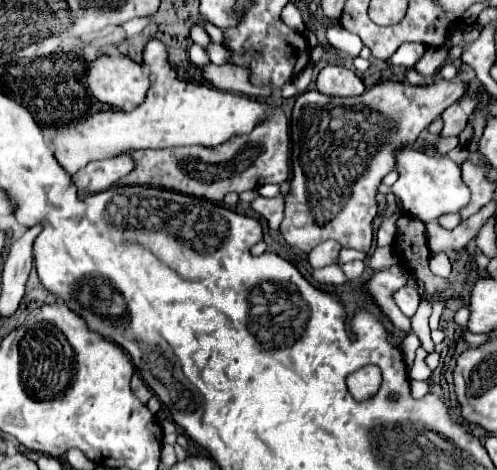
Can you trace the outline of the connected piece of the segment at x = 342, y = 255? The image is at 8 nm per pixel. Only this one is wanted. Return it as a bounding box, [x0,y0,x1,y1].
[337,248,367,266]

